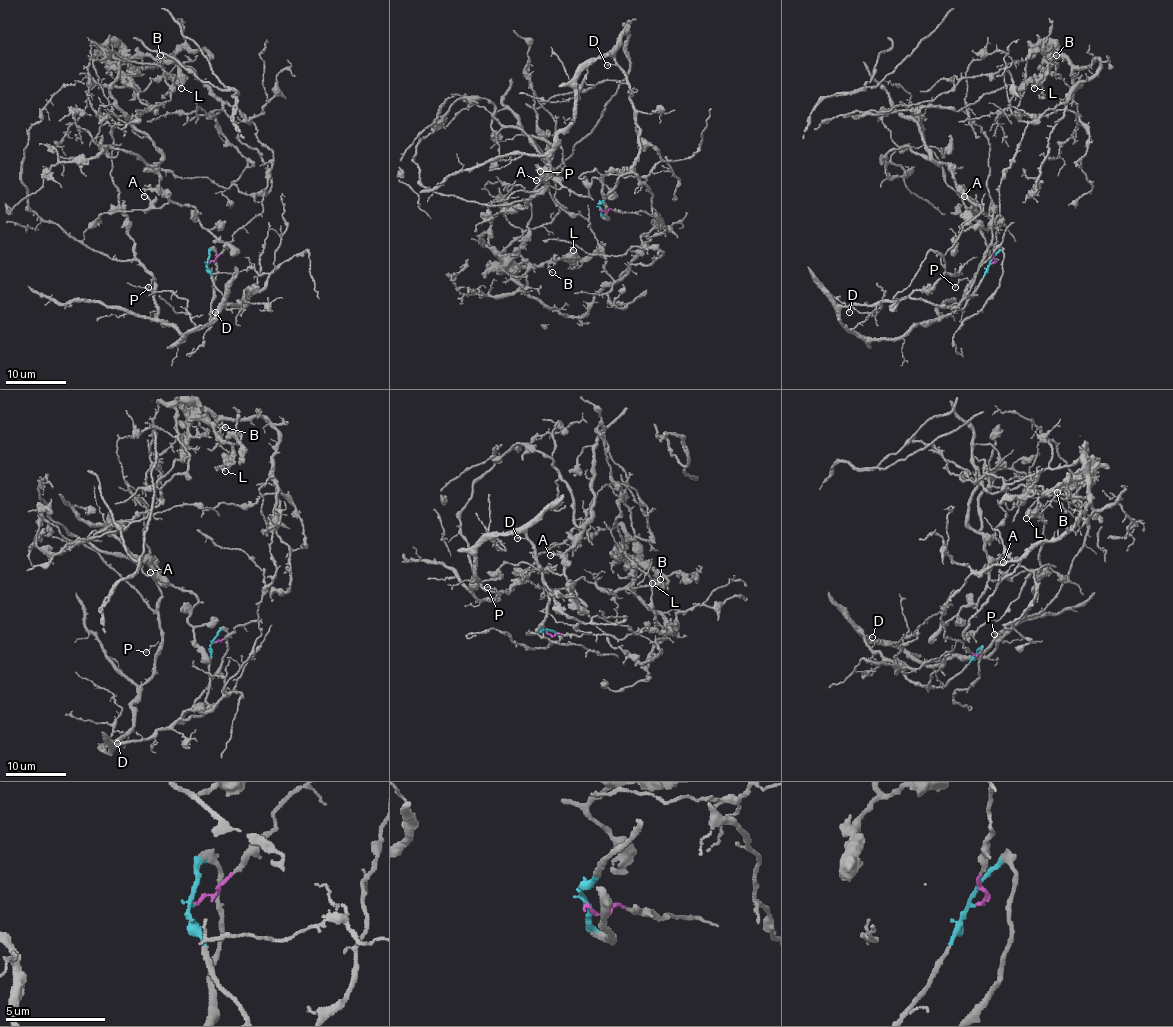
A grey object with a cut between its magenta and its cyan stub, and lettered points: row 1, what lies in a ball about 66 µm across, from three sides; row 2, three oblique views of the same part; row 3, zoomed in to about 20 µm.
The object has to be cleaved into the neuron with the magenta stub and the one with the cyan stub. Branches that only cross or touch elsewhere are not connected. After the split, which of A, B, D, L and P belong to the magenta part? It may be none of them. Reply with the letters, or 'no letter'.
B, L

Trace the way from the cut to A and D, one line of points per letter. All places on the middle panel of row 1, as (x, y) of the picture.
A: (600, 207), (640, 148), (613, 56), (576, 80), (546, 188), (503, 204), (561, 186), (537, 180)
D: (600, 207), (599, 204), (617, 185), (617, 180), (629, 171), (640, 148), (628, 77), (617, 66), (607, 65)

